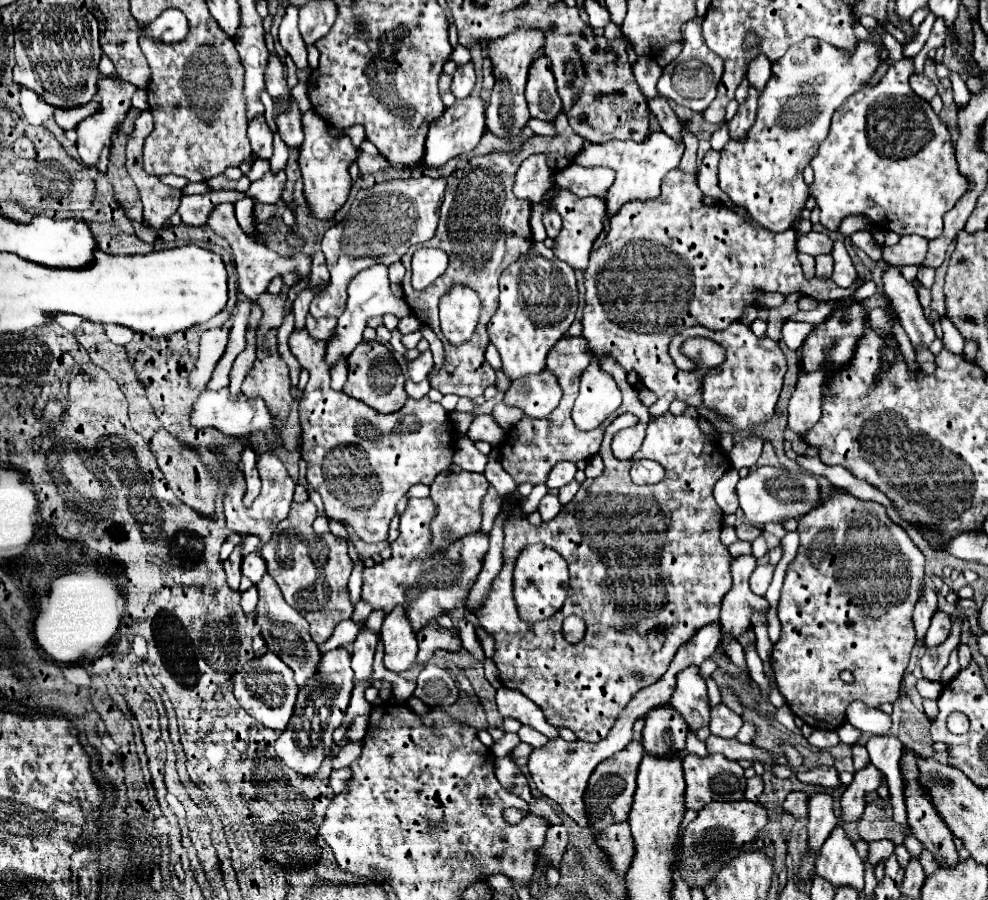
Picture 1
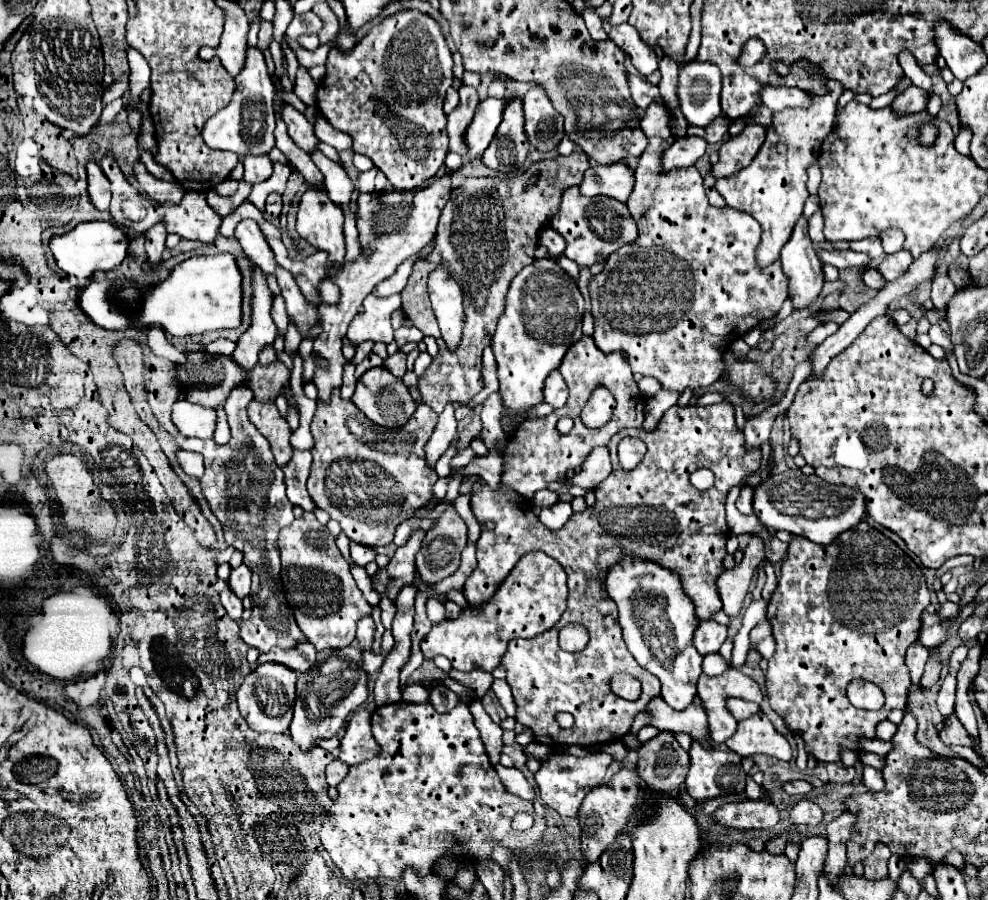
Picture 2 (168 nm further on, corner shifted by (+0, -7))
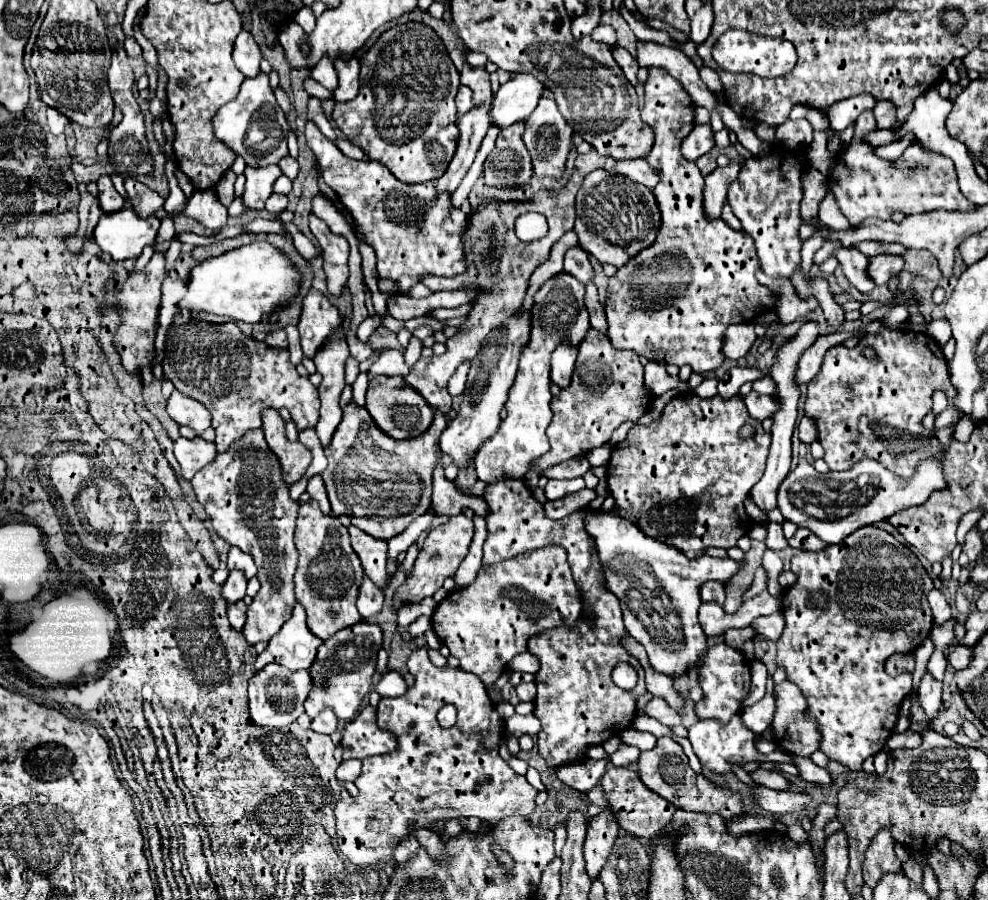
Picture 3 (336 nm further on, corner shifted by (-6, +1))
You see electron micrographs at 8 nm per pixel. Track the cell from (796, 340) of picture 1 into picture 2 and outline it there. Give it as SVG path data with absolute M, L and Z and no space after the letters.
M826 323L826 325L818 325L814 331L810 331L808 335L806 335L806 341L808 343L822 343L828 335L832 335L834 331L836 331L836 323Z

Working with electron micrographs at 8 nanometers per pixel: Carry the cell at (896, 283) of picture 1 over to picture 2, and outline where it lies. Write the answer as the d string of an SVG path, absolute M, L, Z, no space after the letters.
M870 267L864 271L862 281L864 281L870 289L876 289L876 291L882 289L882 287L886 287L886 283L888 283L888 281L886 281L886 279L876 271L876 269L870 269Z

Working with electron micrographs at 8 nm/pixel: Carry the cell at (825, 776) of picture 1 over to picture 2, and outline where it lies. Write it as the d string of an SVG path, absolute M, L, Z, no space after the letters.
M798 779L798 781L788 781L786 785L784 785L784 789L786 789L786 793L790 793L790 795L808 795L814 787L808 783L808 781L802 781L802 779Z

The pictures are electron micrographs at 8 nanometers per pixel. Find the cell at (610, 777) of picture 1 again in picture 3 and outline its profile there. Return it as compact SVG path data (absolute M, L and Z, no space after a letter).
M608 807L598 817L590 819L584 843L584 859L586 859L586 873L592 881L598 879L598 873L604 867L618 833L620 827Z

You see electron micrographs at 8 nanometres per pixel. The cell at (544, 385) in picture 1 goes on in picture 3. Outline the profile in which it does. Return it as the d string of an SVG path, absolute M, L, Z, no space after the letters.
M564 339L552 353L552 369L550 369L550 379L560 387L568 387L574 371L574 361L576 361L578 349Z

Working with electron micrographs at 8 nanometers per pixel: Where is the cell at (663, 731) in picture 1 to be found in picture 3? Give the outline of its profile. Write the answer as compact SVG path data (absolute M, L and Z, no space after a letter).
M660 737L654 749L640 753L638 775L640 775L640 781L650 791L654 791L656 795L670 801L676 809L696 811L696 813L706 813L706 815L718 813L724 821L732 821L734 817L746 815L742 795L738 791L718 787L710 779L706 779L702 773L692 771L688 765L688 757L684 755L682 747L670 737Z

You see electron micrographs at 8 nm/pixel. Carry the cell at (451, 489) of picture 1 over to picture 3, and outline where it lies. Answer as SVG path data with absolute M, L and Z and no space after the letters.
M462 513L456 517L450 517L446 525L432 527L422 545L418 559L412 565L412 571L406 575L406 581L398 587L398 591L394 595L392 611L396 613L406 603L420 603L424 597L432 597L442 587L444 579L452 577L458 571L458 565L462 563L462 559L466 557L466 553L470 549L472 537L474 537L474 523L472 523L472 519L464 517Z

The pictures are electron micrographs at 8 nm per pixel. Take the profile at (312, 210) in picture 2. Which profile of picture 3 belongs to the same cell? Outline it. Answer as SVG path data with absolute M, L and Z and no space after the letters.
M310 215L310 231L320 243L322 259L324 259L324 271L328 281L328 291L332 297L340 297L346 289L348 281L348 241L342 235L334 235L330 227L320 221L318 217Z

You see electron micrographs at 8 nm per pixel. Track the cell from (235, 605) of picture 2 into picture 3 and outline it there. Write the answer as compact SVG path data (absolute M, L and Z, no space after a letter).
M242 601L242 603L234 603L234 607L228 607L228 619L236 631L242 631L246 621L246 603Z

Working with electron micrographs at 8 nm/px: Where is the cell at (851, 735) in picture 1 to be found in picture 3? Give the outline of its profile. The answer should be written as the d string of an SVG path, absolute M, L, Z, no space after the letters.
M908 729L906 733L894 733L888 743L886 743L886 751L892 751L892 749L914 749L914 747L920 747L922 745L922 735Z

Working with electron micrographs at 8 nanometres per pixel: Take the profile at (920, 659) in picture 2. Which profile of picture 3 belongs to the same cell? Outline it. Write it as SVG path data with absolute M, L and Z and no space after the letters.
M928 673L924 675L922 683L920 683L920 691L918 691L918 703L922 705L922 711L926 715L926 719L932 723L940 711L942 705L942 683L934 681Z

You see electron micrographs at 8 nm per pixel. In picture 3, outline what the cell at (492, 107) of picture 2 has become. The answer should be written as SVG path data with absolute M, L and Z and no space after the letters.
M528 73L514 75L494 95L494 103L492 103L494 123L504 129L512 123L524 121L536 109L544 91L546 85L540 83L534 75Z

